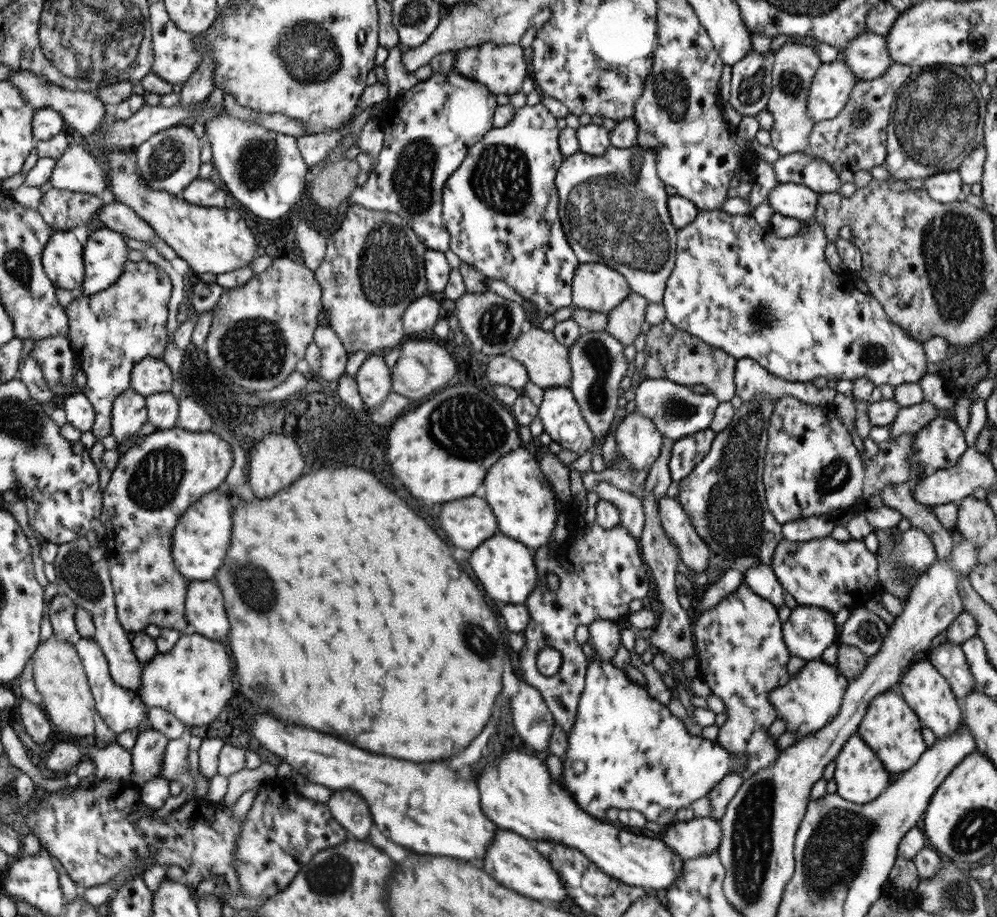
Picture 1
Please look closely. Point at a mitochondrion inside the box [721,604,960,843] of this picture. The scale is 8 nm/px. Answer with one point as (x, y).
(868, 631)

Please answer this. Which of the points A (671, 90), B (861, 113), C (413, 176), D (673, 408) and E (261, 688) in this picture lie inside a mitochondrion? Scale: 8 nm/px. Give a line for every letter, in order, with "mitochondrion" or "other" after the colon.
A: mitochondrion
B: mitochondrion
C: mitochondrion
D: mitochondrion
E: mitochondrion

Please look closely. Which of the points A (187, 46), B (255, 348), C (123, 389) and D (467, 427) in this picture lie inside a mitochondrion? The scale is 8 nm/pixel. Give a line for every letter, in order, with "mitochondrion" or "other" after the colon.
A: other
B: mitochondrion
C: other
D: mitochondrion

